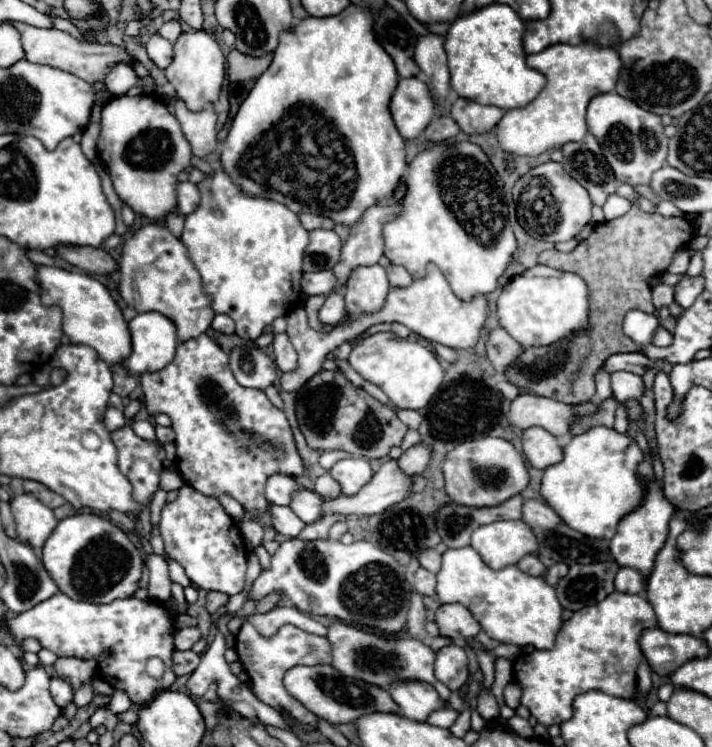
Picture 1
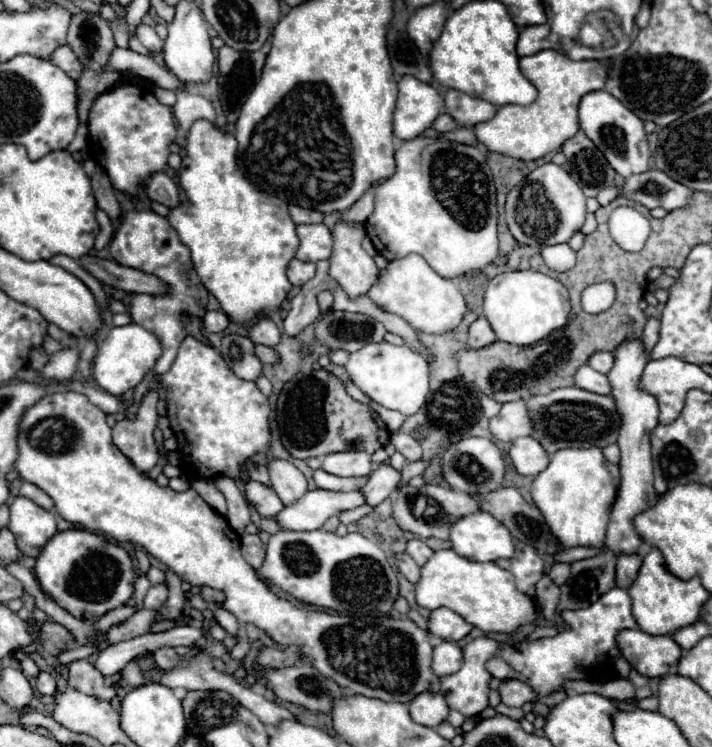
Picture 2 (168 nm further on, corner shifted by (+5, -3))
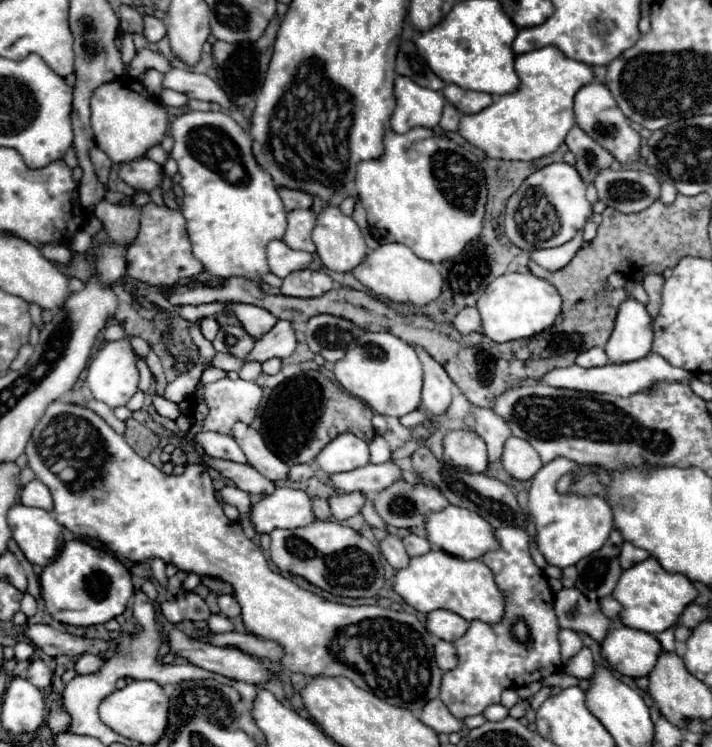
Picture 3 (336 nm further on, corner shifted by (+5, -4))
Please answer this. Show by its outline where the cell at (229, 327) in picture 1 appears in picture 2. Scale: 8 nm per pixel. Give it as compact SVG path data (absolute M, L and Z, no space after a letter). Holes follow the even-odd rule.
M222 310L206 312L206 316L204 316L206 332L224 332L228 328L228 324L230 324L230 320L228 320L228 316Z

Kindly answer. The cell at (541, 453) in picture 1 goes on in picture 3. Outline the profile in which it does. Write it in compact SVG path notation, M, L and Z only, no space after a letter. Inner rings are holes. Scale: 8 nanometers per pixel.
M508 437L508 441L504 443L502 467L514 479L526 481L538 473L538 469L542 467L542 461L536 449L532 449L528 441L518 439L518 437Z

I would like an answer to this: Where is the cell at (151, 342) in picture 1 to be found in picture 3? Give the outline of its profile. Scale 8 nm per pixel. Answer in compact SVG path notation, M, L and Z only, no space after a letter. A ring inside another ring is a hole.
M128 339L106 343L96 353L96 357L90 361L88 375L86 375L86 385L90 387L94 399L106 403L112 409L126 405L130 401L130 397L138 391L138 369L134 363L136 363L136 355L134 355Z

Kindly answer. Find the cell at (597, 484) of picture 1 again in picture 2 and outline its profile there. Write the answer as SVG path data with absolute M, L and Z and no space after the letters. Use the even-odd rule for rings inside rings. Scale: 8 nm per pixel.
M564 448L554 452L548 468L534 478L532 498L562 546L602 546L618 486L620 468L608 462L600 448Z

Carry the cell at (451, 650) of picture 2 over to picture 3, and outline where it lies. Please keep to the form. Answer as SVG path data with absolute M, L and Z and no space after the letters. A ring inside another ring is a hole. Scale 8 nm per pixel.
M436 641L436 649L434 649L434 657L436 657L436 663L442 671L448 671L448 669L454 669L458 665L458 657L456 657L456 649L452 643L448 641Z

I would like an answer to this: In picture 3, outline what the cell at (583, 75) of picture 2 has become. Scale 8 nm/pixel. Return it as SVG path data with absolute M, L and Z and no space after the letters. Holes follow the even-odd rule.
M542 47L518 55L516 73L520 77L520 89L500 95L478 113L462 115L458 133L492 159L534 161L560 147L574 125L574 95L582 85L594 81L594 73L590 65L566 57L556 47Z

